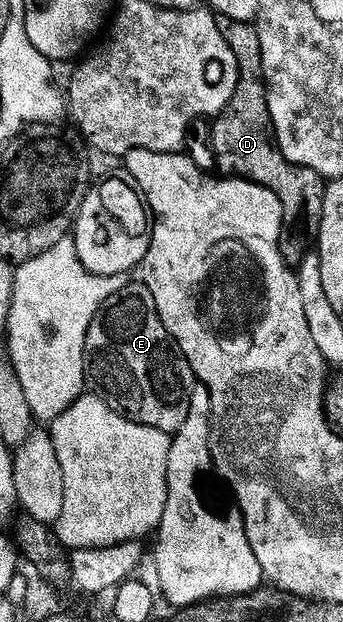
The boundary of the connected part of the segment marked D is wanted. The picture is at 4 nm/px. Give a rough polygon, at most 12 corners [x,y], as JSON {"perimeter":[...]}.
{"perimeter":[[216,23],[240,72],[213,121],[217,171],[278,196],[280,254],[299,263],[325,179],[288,162],[256,78],[255,25]]}

